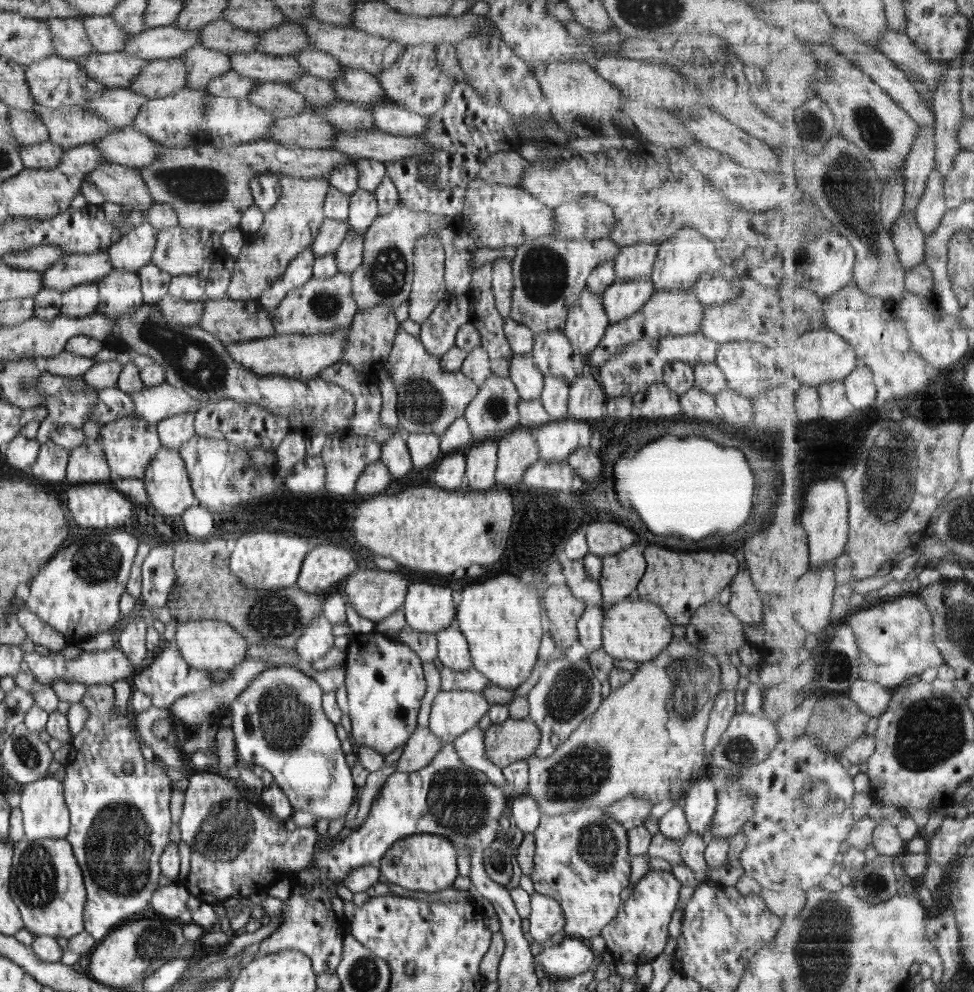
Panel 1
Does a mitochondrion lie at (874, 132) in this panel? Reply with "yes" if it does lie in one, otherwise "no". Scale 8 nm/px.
yes

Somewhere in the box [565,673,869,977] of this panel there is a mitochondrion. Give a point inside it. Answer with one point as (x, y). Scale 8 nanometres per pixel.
(596, 844)

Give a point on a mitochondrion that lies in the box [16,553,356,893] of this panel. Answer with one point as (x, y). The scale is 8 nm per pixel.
(283, 719)

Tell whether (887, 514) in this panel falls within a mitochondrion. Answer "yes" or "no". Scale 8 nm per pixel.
yes

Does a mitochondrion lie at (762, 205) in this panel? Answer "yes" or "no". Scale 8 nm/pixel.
no

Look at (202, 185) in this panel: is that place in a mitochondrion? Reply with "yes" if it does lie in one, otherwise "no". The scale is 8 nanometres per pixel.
yes

